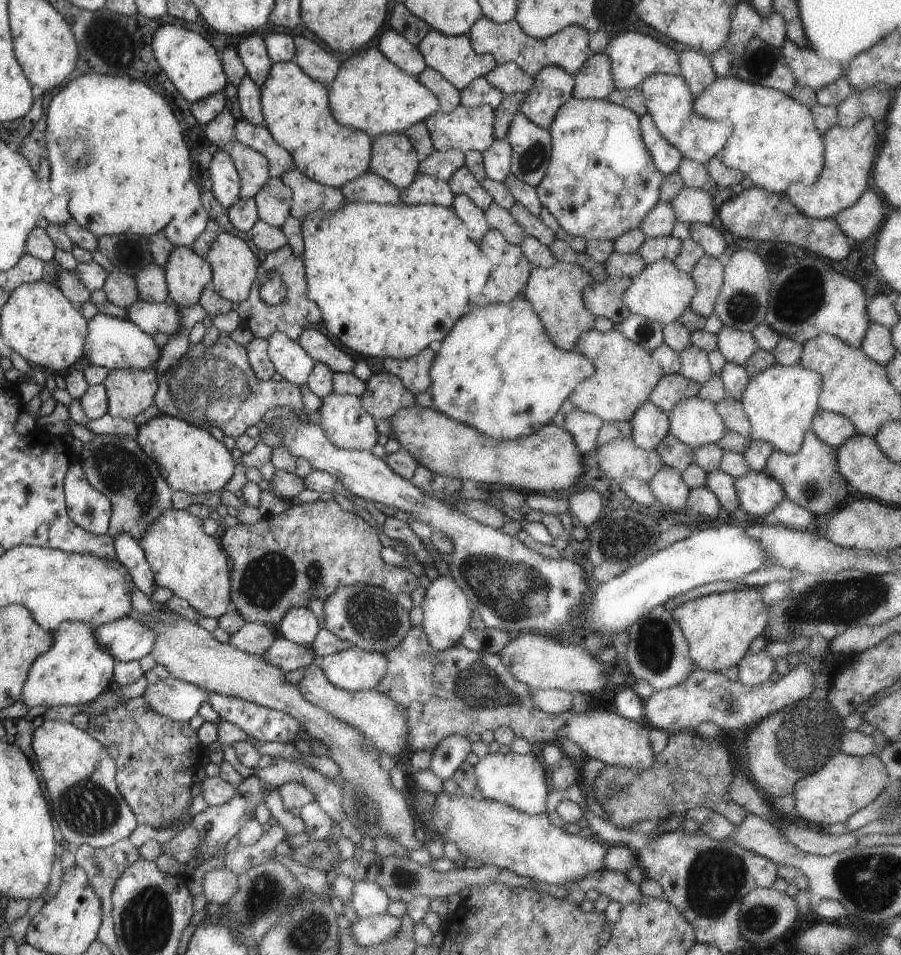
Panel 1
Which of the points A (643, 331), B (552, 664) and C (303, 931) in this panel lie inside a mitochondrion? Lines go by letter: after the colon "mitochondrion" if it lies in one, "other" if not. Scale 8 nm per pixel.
A: mitochondrion
B: other
C: mitochondrion

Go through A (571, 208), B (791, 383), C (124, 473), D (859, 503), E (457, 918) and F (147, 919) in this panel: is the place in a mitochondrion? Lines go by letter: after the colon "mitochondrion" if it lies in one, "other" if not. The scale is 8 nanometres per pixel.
A: other
B: other
C: mitochondrion
D: other
E: other
F: mitochondrion

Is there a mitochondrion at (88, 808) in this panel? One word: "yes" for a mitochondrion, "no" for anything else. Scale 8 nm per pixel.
yes

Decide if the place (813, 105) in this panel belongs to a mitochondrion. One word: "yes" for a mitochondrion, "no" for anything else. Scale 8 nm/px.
no

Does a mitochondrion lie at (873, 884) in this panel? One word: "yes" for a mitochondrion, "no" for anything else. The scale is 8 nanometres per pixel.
yes

